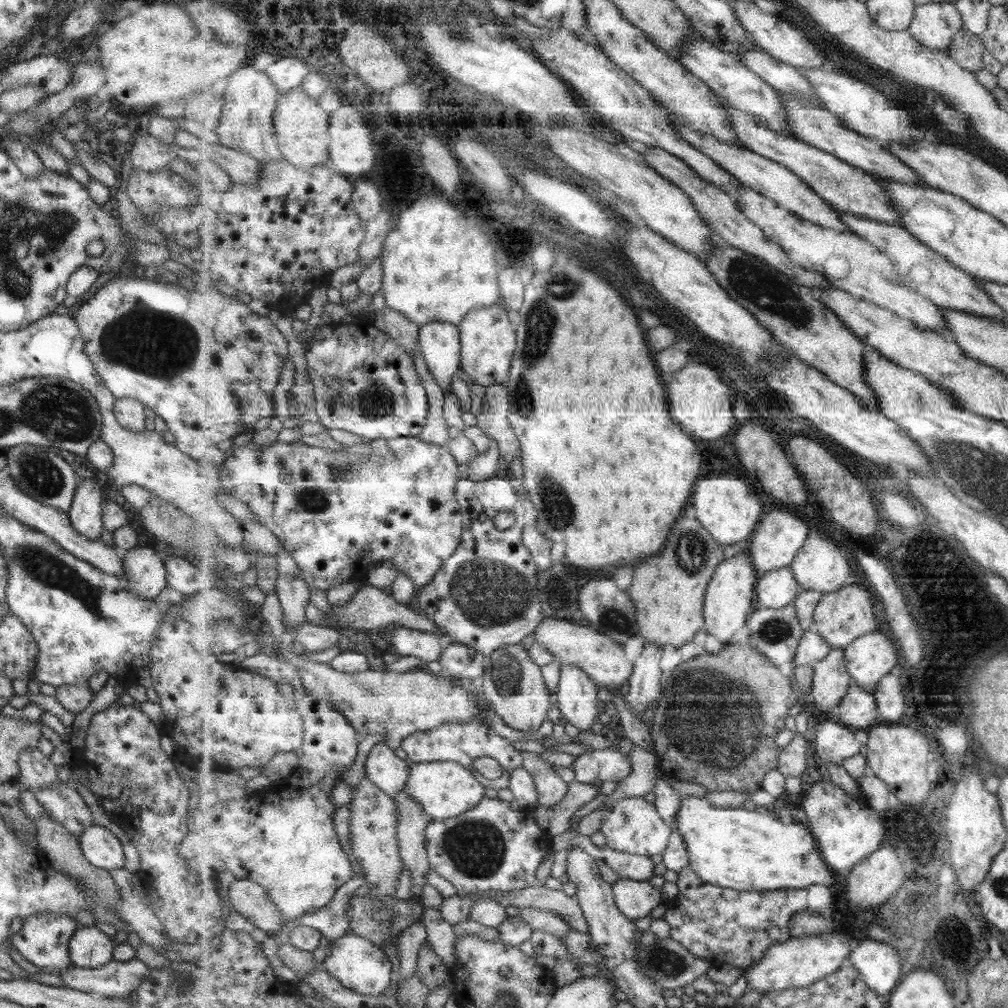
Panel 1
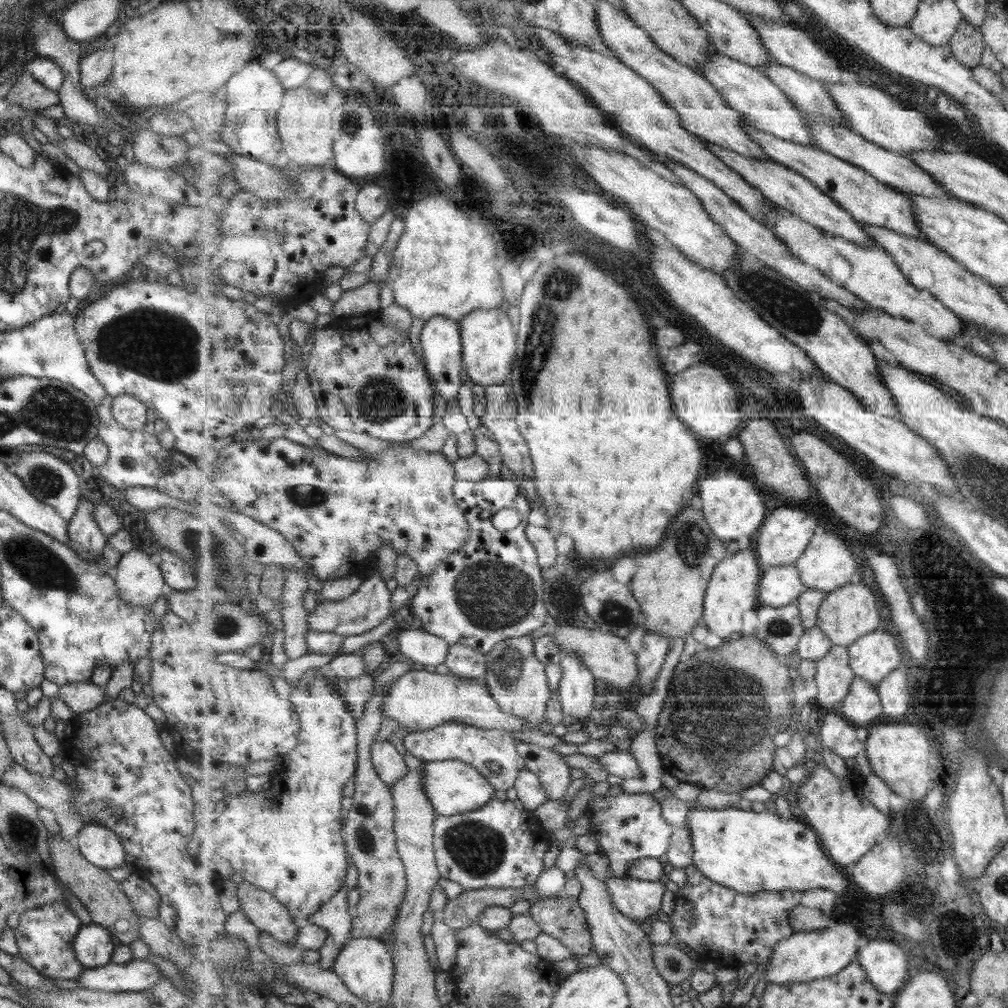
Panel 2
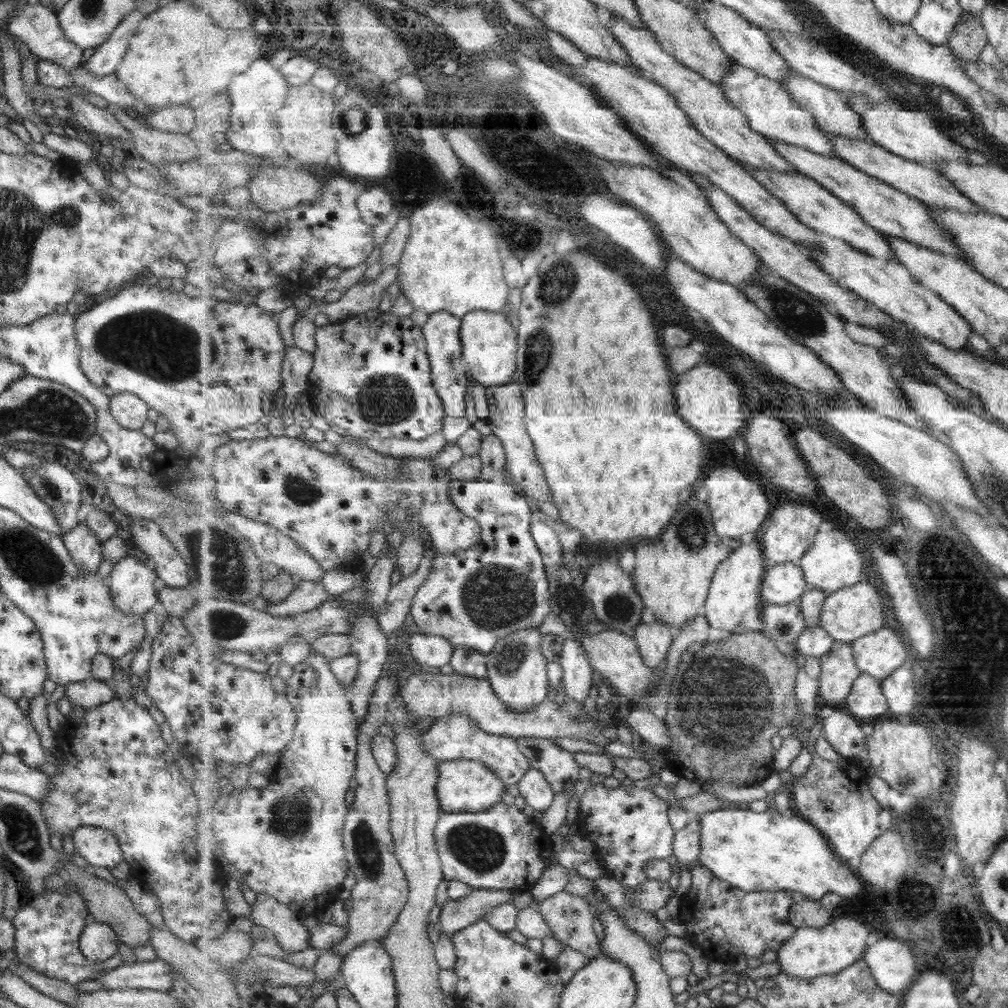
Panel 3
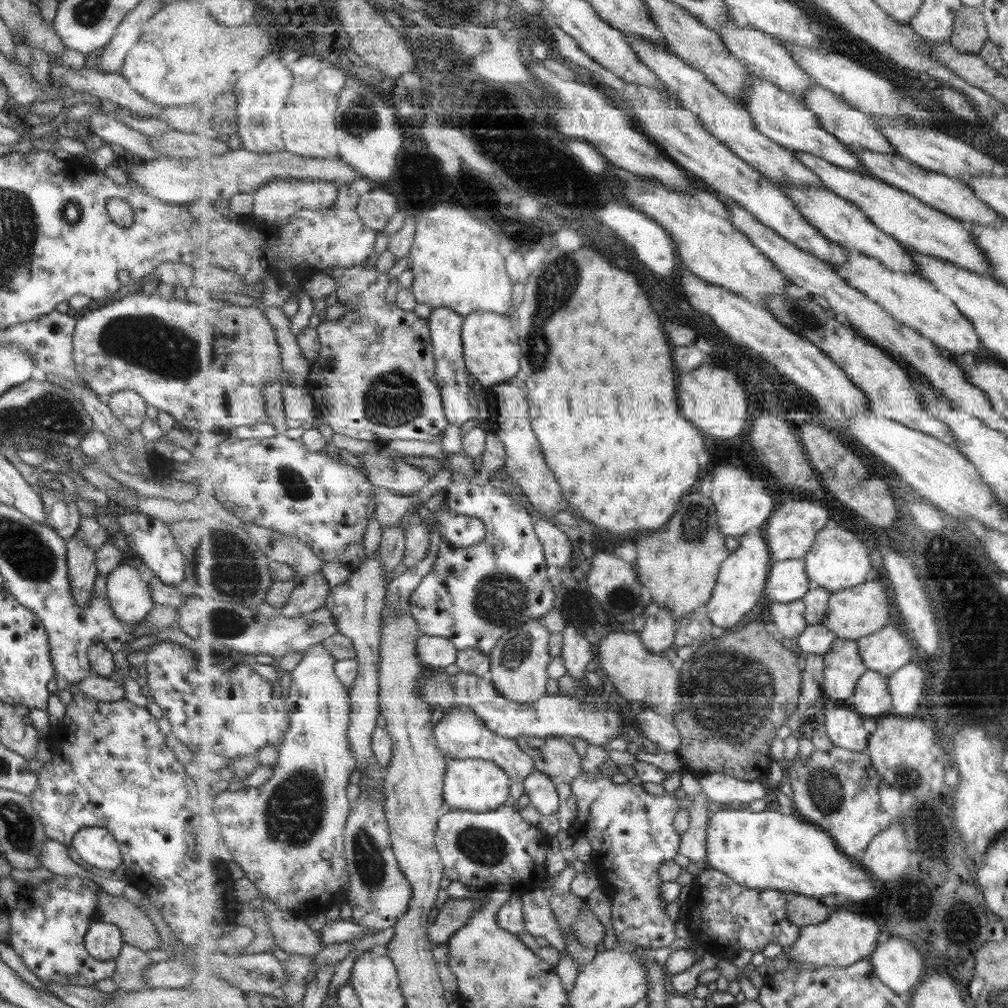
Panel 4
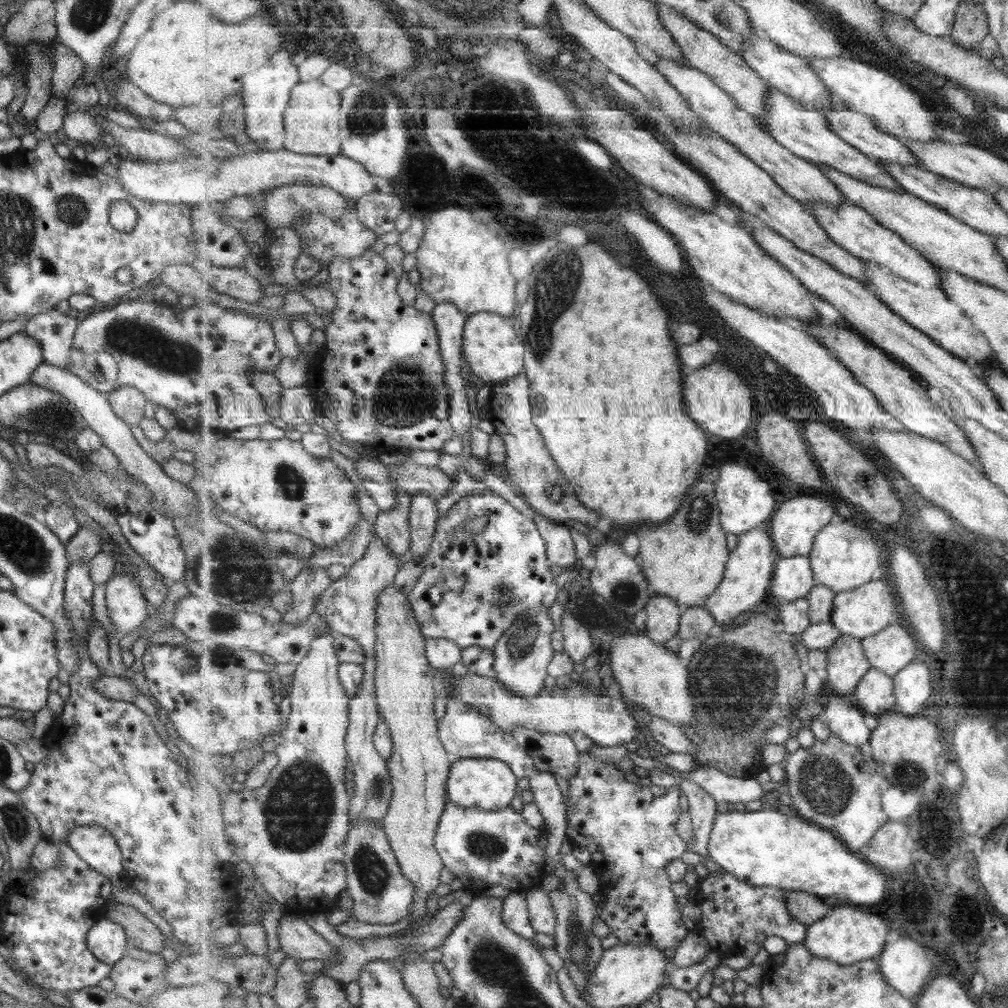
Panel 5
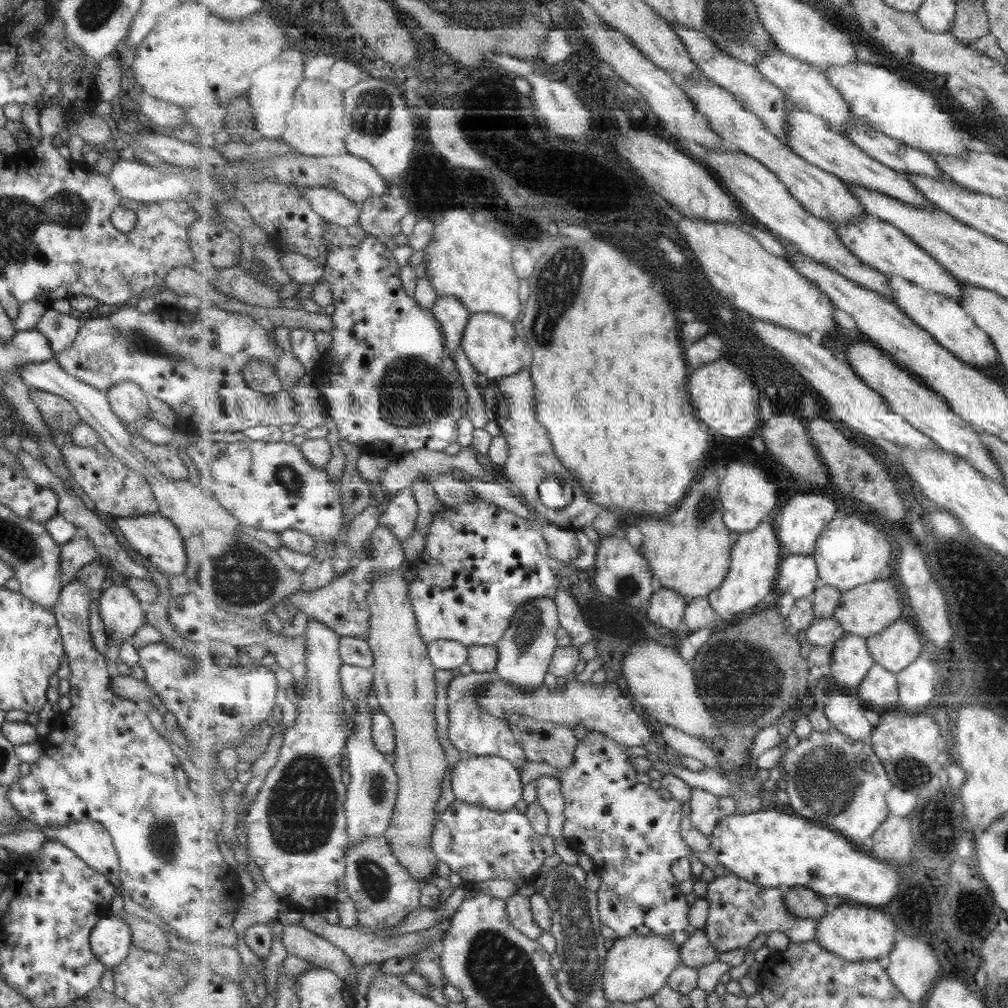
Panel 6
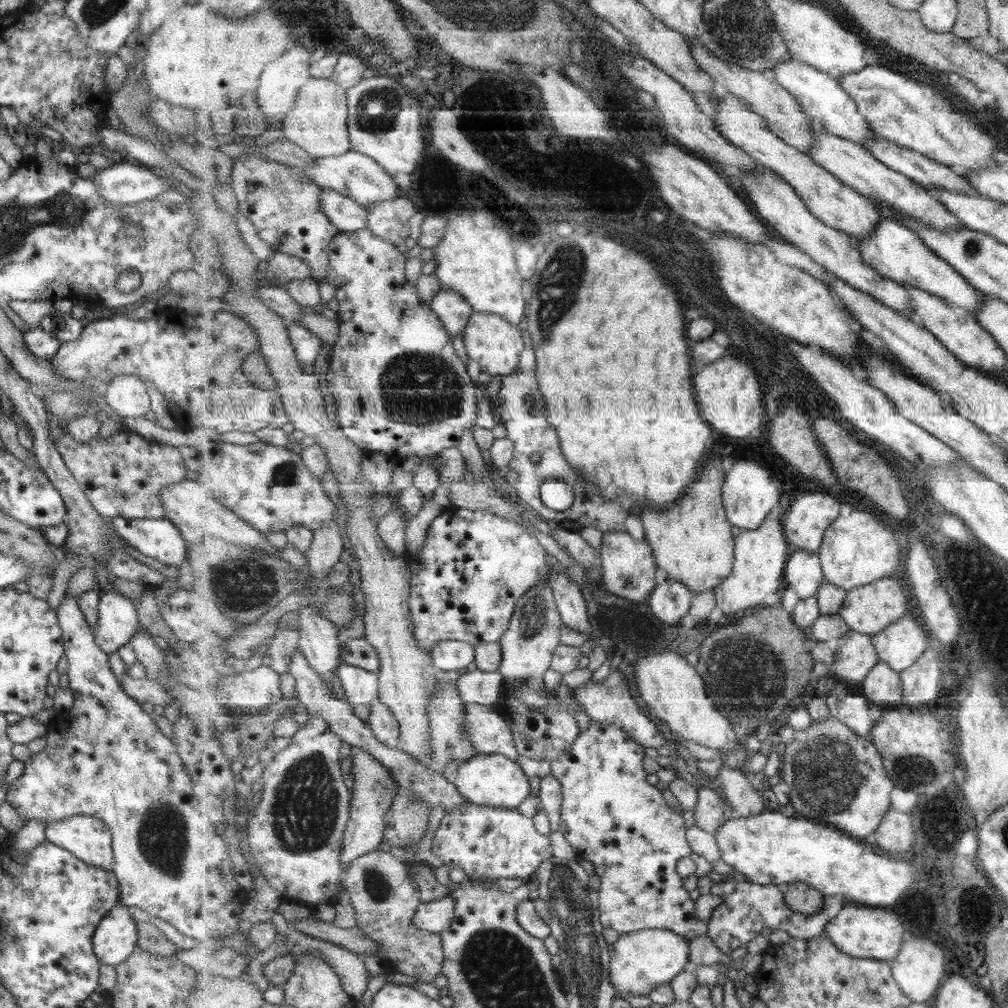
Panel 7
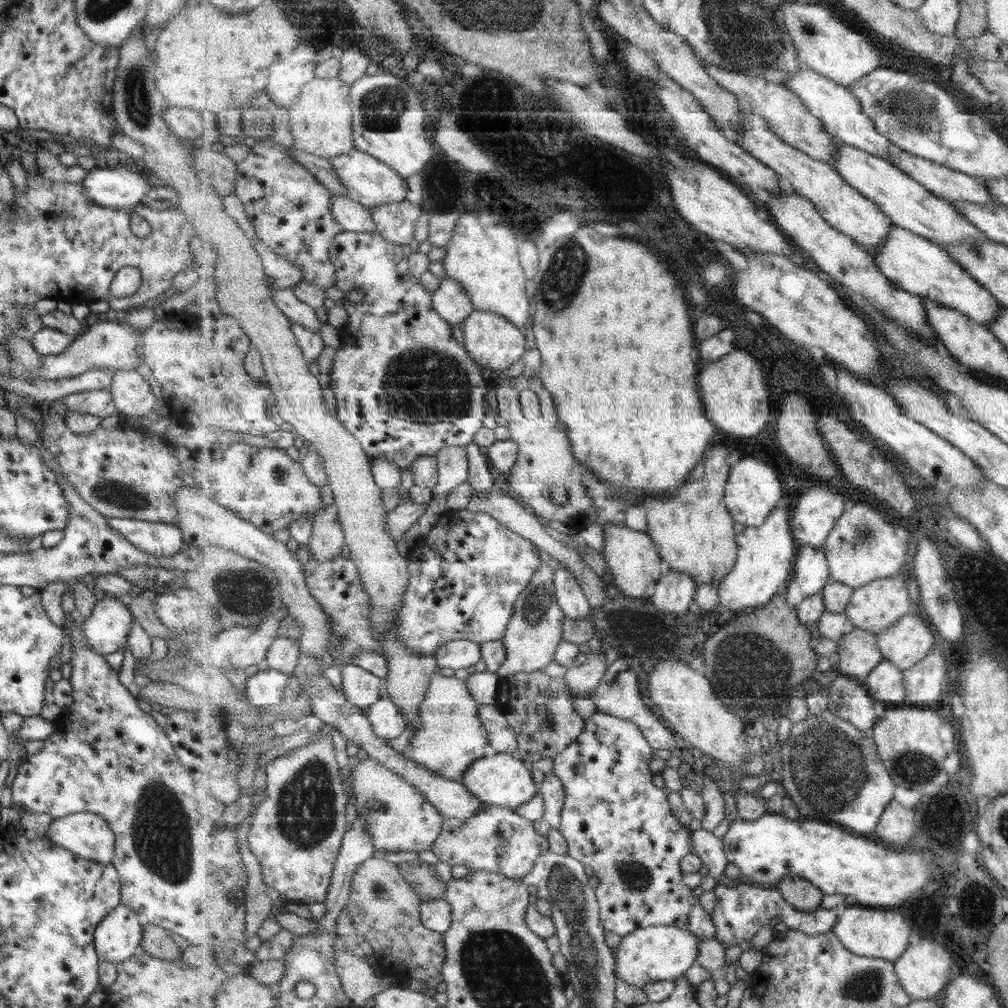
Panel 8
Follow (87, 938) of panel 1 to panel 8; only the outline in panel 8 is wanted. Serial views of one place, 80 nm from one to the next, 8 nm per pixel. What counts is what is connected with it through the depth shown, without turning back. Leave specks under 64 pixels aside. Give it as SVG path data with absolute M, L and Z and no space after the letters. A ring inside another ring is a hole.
M119 904L95 927L93 946L98 960L119 964L133 955L142 937L142 917Z

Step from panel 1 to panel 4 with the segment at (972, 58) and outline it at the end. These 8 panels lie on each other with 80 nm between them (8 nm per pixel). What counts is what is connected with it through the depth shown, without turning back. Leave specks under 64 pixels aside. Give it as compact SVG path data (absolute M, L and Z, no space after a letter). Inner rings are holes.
M963 6L958 12L950 38L953 46L965 54L979 55L988 40L990 34L981 9Z

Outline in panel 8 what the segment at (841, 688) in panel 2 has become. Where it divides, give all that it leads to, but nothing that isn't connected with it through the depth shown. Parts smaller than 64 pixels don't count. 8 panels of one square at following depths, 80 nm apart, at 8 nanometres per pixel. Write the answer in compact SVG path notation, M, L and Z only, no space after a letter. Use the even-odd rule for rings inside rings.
M855 629L838 641L840 674L847 675L866 685L867 680L885 660L879 647L877 635L862 629Z

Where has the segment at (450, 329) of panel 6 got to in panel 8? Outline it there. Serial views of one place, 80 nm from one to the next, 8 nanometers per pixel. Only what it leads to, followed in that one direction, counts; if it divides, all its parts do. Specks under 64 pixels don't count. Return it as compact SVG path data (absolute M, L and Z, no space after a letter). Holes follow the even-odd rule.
M450 276L441 280L432 297L434 309L450 324L460 324L463 327L467 317L476 309L467 291Z

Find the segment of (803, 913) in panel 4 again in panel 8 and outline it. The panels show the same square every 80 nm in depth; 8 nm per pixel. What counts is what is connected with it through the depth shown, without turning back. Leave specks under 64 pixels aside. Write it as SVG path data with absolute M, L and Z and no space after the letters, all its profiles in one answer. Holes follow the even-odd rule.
M792 872L782 878L777 888L793 907L807 913L817 911L823 902L823 896L825 896L818 886L805 877L792 874Z

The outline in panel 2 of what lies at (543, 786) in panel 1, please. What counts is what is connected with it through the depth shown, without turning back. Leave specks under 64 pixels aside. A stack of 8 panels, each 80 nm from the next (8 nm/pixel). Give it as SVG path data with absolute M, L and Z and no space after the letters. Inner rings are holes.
M518 741L519 755L526 760L526 769L538 774L550 800L561 800L571 786L571 768L561 754L552 749Z

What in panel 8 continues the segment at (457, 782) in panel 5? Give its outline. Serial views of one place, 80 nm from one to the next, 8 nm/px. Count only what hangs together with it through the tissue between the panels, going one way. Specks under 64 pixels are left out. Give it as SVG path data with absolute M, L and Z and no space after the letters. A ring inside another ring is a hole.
M492 751L481 758L467 770L462 783L487 805L504 806L510 809L517 808L529 802L537 794L537 786L533 780L532 768L518 756Z

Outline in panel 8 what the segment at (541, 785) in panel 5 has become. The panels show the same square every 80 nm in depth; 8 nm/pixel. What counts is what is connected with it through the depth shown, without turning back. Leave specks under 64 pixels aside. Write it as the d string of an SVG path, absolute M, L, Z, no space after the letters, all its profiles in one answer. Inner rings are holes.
M554 773L545 774L541 782L540 793L544 801L545 820L551 828L557 830L562 825L562 810L566 801L566 787Z

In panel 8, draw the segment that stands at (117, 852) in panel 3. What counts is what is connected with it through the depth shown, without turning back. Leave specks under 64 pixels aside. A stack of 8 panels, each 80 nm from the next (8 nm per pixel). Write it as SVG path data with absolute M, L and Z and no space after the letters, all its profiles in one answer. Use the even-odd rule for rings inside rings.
M77 812L51 819L45 835L75 856L99 864L109 864L114 855L114 834L96 814Z

